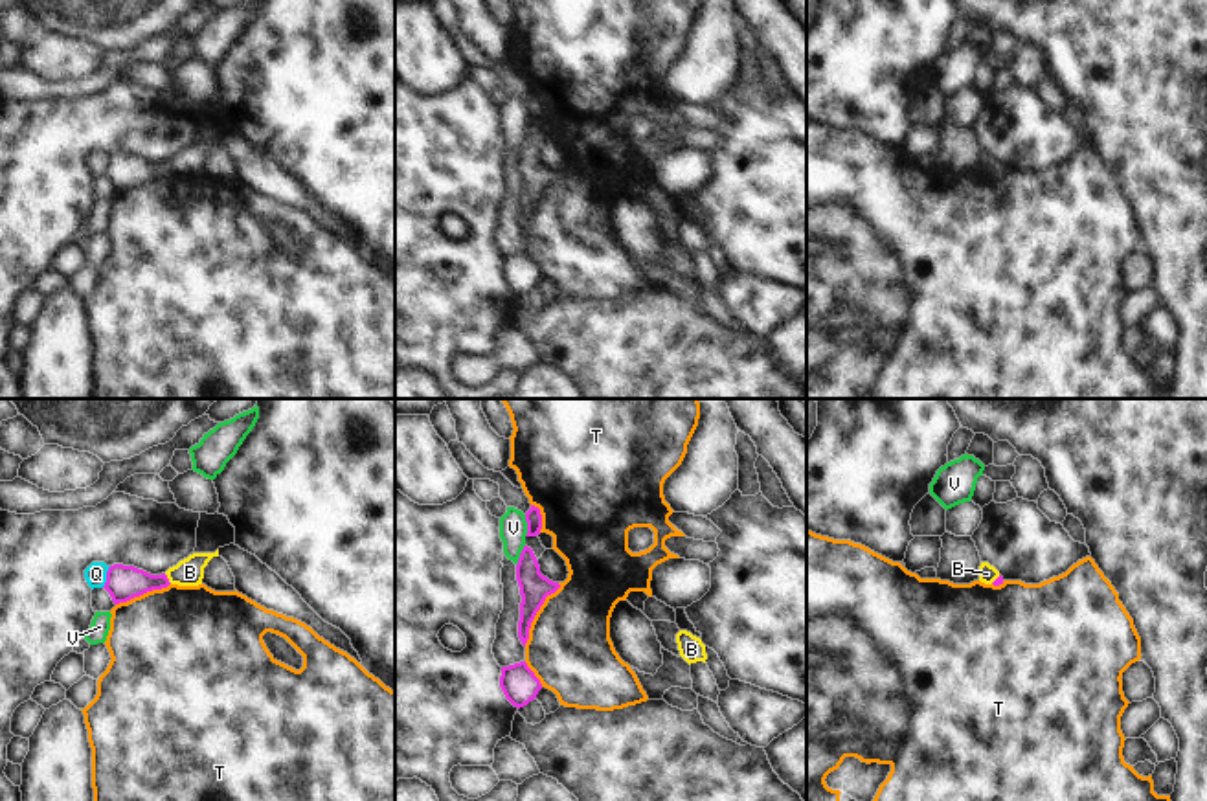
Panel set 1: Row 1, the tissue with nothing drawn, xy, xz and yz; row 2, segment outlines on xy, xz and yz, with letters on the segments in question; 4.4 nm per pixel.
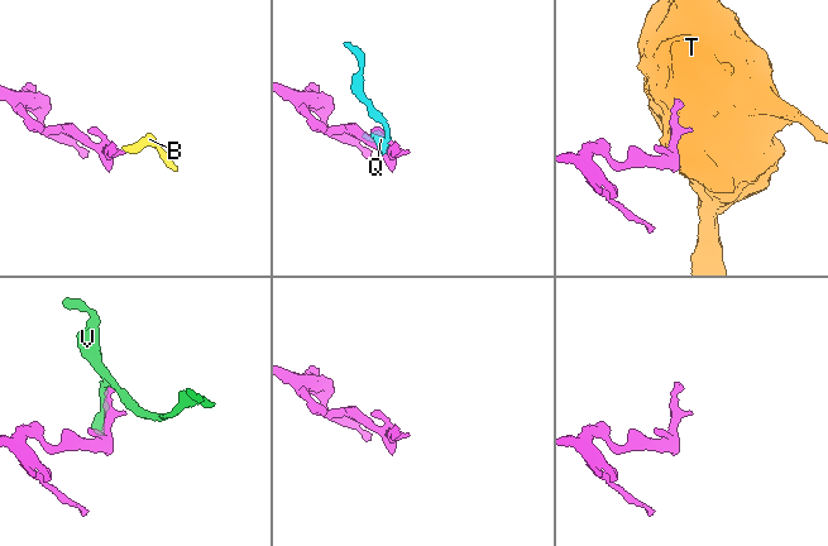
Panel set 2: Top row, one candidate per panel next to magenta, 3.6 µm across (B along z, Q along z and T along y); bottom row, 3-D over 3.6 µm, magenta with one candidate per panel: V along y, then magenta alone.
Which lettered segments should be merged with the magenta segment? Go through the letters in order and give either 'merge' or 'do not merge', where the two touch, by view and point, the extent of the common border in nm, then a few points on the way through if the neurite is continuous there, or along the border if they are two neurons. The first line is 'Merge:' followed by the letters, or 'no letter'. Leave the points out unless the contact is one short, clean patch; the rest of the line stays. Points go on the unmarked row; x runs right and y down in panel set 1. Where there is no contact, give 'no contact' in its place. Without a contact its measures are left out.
Merge: B
B: merge; meets magenta in xy at (168, 168); contact 60 nm long; runs through xy (124, 171), (168, 168), (190, 160)
Q: do not merge; meets magenta in xy at (107, 166); contact 100 nm long
T: do not merge; meets magenta in xz at (535, 203); contact 320 nm long
V: do not merge; meets magenta in xz at (528, 114); contact 100 nm long; border along xz (524, 103), (526, 124)

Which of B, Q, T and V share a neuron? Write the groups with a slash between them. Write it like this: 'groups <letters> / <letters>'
groups B / Q / T / V

